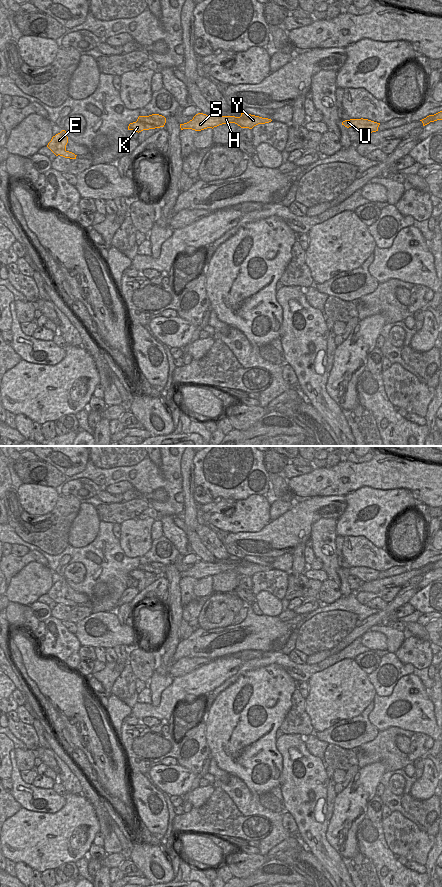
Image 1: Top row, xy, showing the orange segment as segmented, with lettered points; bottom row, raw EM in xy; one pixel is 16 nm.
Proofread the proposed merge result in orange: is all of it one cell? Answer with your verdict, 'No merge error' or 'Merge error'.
Merge error

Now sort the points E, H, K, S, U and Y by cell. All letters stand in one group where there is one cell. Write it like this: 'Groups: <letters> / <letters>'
Groups: E / H K S U Y

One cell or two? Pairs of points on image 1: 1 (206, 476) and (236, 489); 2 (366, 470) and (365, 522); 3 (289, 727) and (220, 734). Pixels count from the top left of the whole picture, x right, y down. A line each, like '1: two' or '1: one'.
1: one
2: two
3: two

